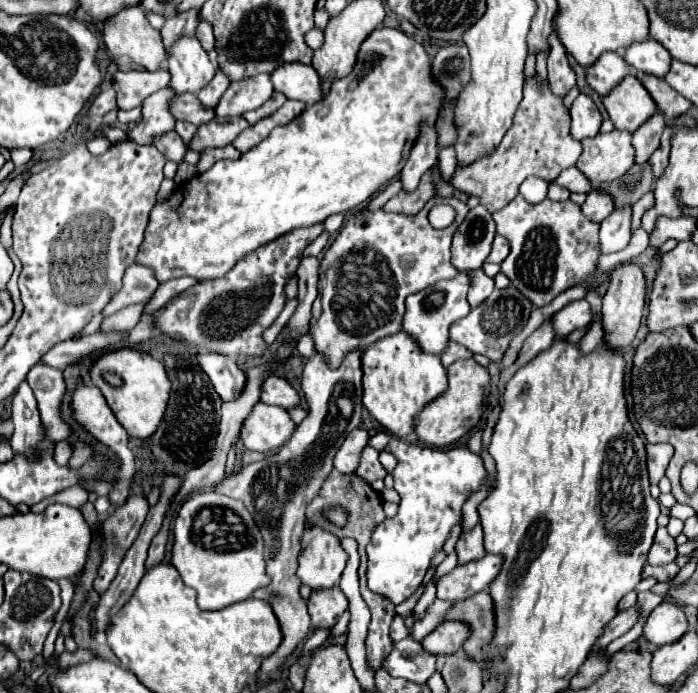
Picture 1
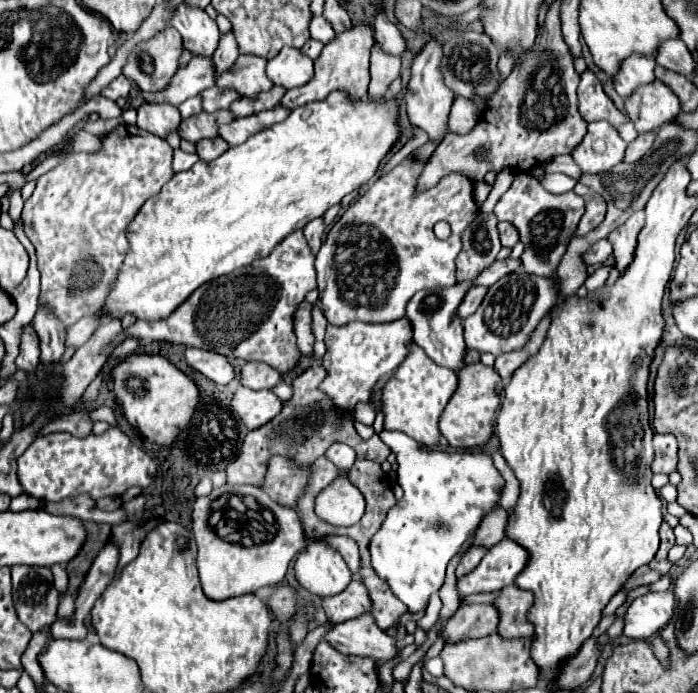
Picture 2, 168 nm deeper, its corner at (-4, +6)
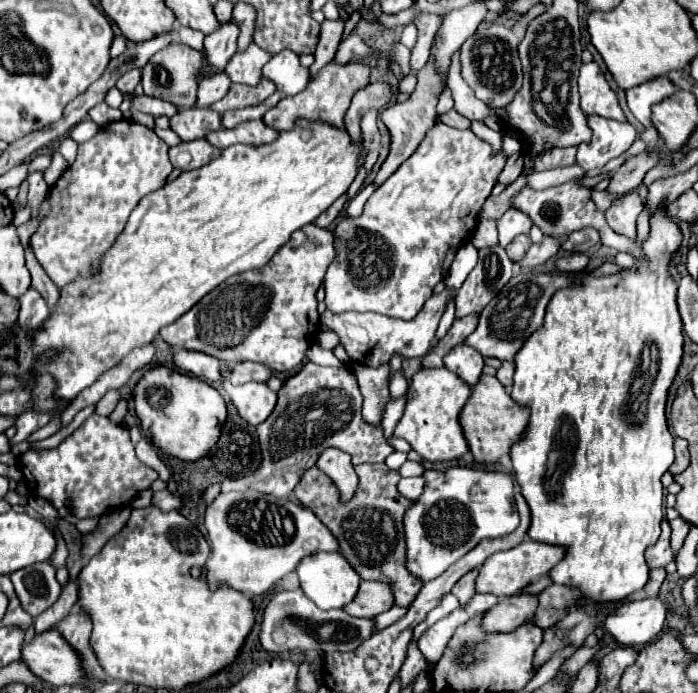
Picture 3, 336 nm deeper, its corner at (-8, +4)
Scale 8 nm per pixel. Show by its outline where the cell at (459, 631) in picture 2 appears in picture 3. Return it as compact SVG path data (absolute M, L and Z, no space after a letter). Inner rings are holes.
M519 592L509 598L501 598L497 606L485 612L483 626L493 632L513 632L521 624L533 618L537 610L537 596L529 592Z

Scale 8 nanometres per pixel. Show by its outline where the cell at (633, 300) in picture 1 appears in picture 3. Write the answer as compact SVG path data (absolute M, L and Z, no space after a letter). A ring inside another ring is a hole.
M629 192L625 196L615 198L613 204L605 210L607 224L615 232L625 234L629 238L635 238L635 234L637 234L635 222L637 222L639 214L641 214L641 198L637 192Z

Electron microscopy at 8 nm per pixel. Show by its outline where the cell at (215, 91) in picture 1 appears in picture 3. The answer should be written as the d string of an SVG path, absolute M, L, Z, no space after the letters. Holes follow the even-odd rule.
M245 2L235 4L233 20L241 26L241 34L239 34L239 42L237 42L239 50L245 50L251 44L253 32L255 32L255 18L257 18L257 12L251 4L245 4Z

